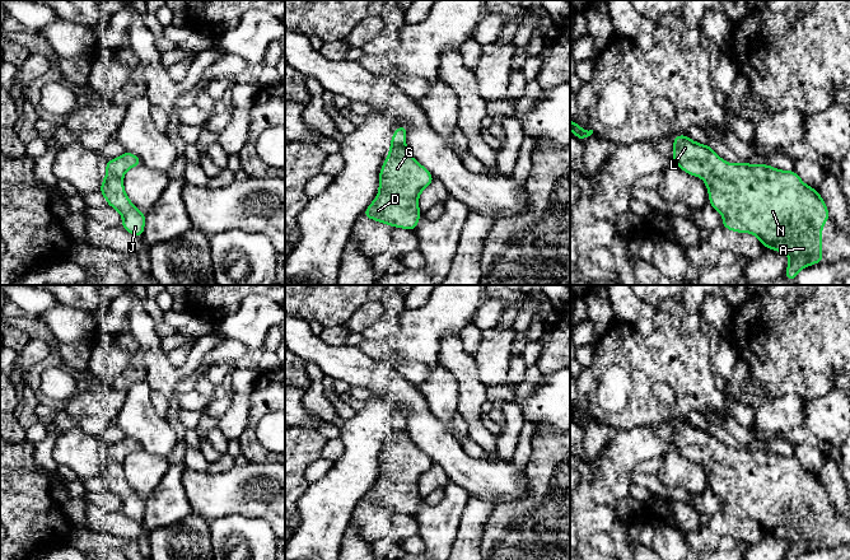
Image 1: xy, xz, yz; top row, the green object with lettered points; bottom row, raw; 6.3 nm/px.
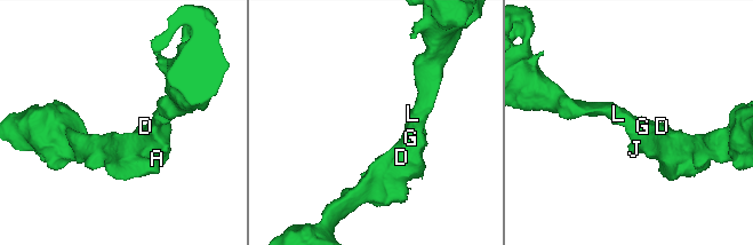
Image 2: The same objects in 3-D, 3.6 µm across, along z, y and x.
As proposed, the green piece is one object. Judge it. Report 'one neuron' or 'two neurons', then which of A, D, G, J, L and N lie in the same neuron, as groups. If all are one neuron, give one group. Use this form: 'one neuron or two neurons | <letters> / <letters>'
one neuron | A D G J L N

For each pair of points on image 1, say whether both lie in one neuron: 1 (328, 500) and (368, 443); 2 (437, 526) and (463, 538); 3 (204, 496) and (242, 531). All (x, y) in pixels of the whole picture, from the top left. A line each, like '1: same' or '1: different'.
1: same
2: different
3: different

